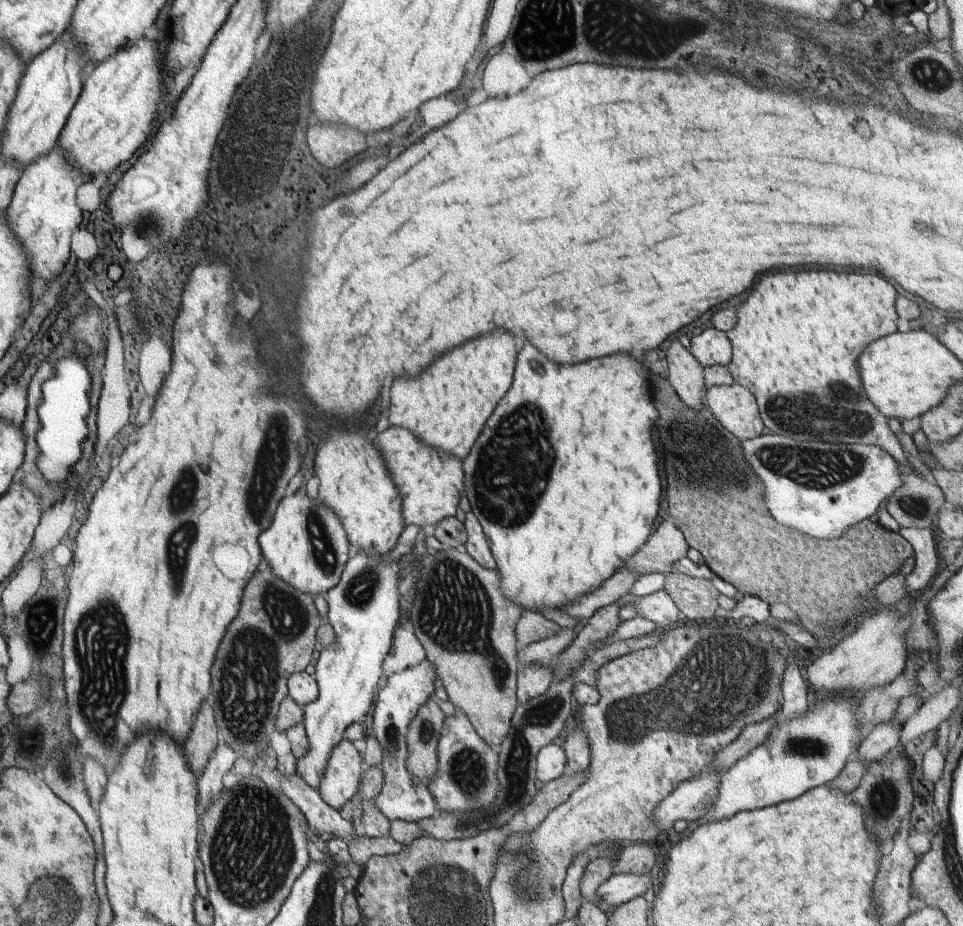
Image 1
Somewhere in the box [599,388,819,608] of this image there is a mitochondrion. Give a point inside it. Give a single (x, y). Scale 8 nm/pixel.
(745, 480)

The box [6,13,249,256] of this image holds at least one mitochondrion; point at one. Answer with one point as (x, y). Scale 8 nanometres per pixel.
(151, 223)

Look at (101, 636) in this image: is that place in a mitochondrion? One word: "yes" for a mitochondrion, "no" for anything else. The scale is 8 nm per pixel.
yes

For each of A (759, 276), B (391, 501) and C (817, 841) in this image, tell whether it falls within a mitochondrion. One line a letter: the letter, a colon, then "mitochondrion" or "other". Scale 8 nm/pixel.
A: other
B: other
C: other

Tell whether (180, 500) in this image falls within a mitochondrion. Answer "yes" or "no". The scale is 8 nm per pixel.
yes

